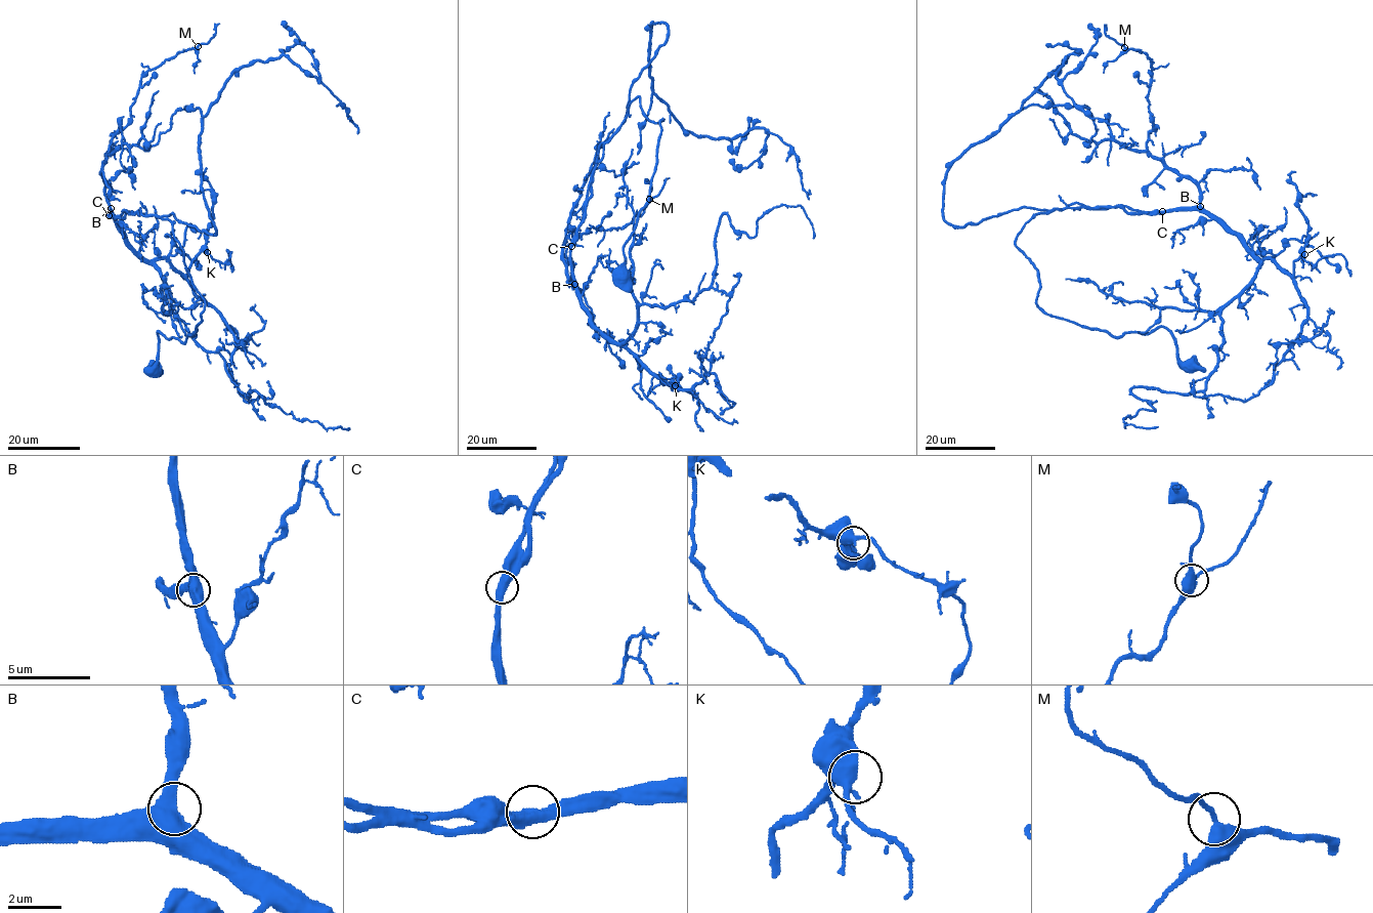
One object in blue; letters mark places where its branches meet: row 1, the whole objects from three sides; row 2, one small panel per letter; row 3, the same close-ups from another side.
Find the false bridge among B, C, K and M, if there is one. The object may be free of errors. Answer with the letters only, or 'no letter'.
no letter

